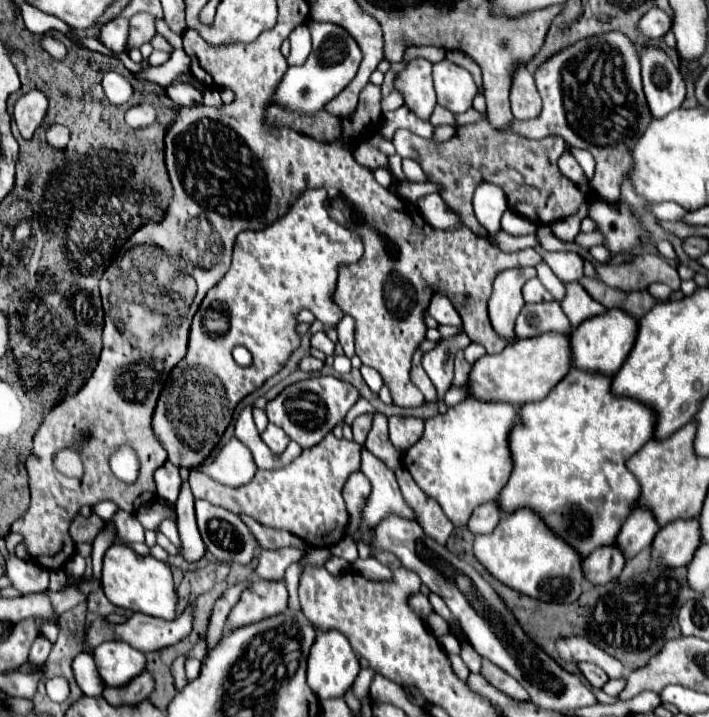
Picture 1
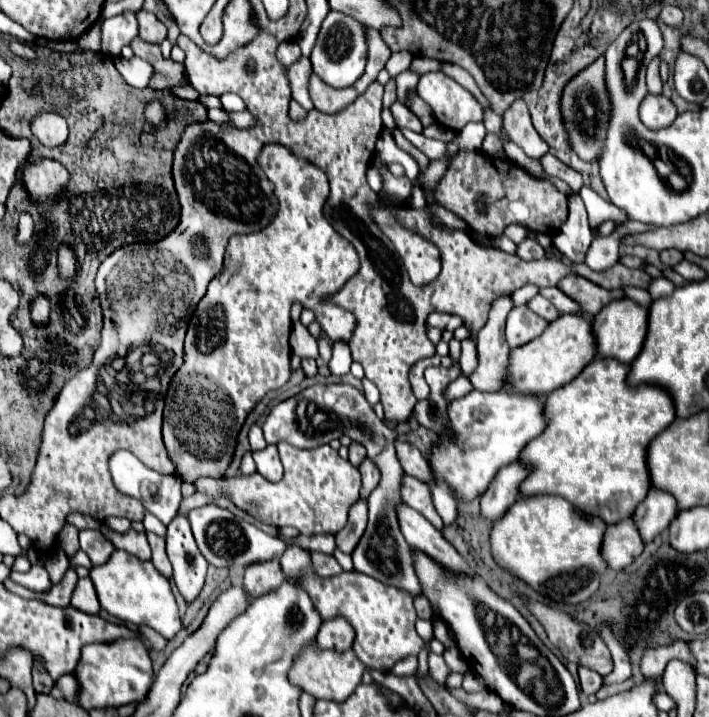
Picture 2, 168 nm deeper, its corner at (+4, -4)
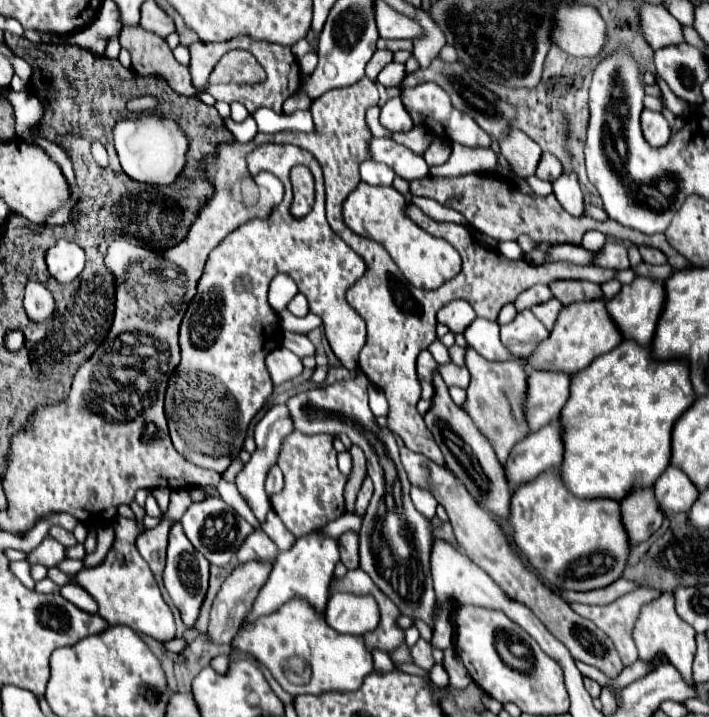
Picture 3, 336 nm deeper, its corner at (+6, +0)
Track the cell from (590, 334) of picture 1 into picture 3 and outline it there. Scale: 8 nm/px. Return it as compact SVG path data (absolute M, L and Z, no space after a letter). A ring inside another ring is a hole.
M638 276L634 278L632 284L624 286L616 298L608 300L606 302L606 308L610 312L610 316L614 318L614 322L618 324L622 336L628 340L636 340L640 344L652 344L652 338L654 338L654 332L656 332L656 326L658 326L658 318L664 310L664 280L660 278L644 278L644 276Z

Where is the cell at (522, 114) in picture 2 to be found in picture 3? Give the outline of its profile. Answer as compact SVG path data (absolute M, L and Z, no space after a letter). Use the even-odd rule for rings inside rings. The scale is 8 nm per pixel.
M516 128L508 136L508 140L500 142L500 152L518 178L532 176L542 154L540 146L536 146L536 142L532 142L528 136L522 134L522 130Z

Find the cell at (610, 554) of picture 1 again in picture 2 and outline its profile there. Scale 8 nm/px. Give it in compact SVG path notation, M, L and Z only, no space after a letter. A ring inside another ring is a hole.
M628 518L626 522L606 528L606 534L602 540L602 558L608 564L608 568L614 568L616 572L620 572L640 556L642 548L644 548L644 542L634 522Z

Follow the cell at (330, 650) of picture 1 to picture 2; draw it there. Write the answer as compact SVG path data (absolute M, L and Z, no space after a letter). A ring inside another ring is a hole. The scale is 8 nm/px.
M332 618L324 620L320 626L320 632L316 636L316 646L320 650L334 650L334 652L346 652L352 646L354 630L344 618Z

